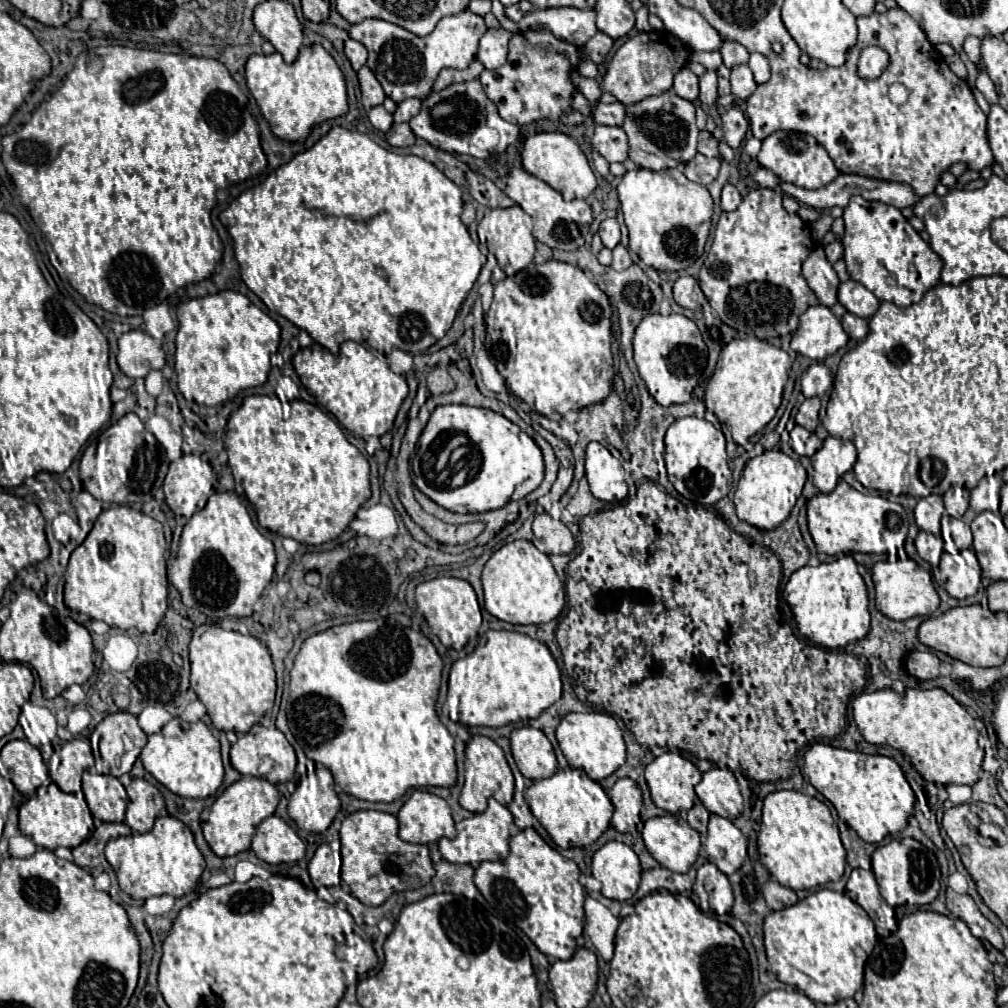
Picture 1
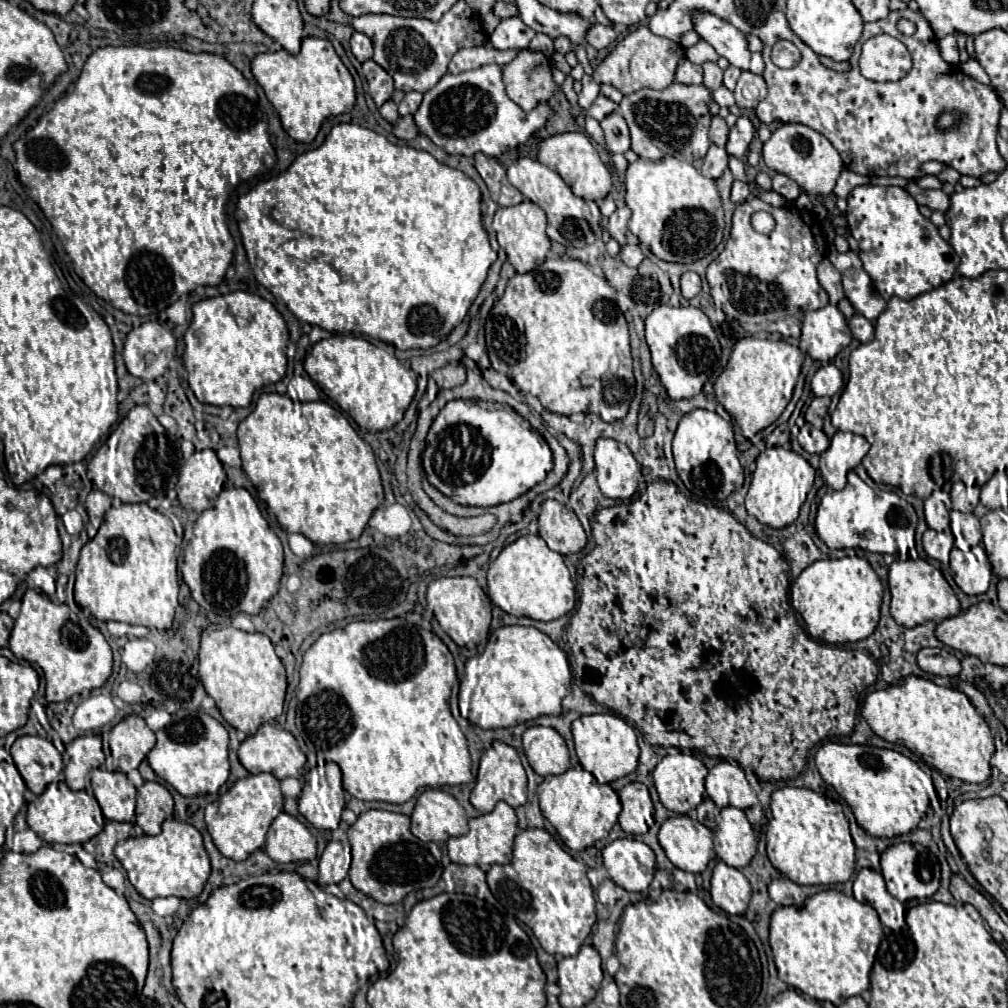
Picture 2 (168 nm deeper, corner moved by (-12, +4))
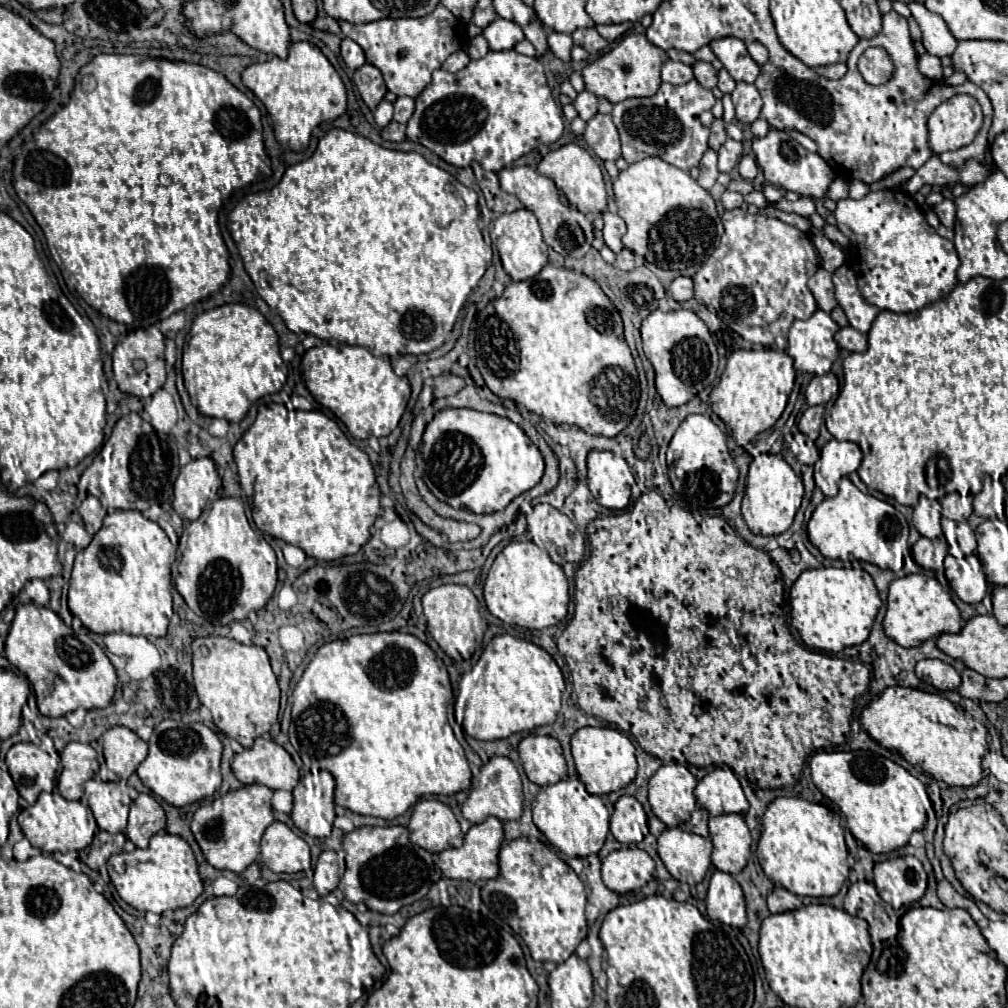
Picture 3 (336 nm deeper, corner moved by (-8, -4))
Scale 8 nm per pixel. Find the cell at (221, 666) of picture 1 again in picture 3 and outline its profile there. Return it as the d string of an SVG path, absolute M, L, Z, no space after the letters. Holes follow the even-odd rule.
M196 638L192 642L192 658L194 688L200 704L212 712L212 720L220 732L250 748L254 738L272 728L280 708L280 688L266 650L230 638Z

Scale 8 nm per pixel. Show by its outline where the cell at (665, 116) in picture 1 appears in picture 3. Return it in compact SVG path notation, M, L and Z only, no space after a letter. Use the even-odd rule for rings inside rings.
M690 80L680 86L664 82L650 98L628 98L614 104L612 118L622 140L622 158L632 164L648 156L658 156L684 172L698 166L702 154L708 150L714 102L716 98L708 88Z

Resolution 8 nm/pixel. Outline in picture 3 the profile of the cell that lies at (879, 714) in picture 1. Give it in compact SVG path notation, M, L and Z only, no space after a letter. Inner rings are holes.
M890 686L860 716L862 728L880 746L896 750L910 764L920 764L924 772L948 786L976 786L982 780L982 756L986 752L986 726L968 718L950 700L916 688Z

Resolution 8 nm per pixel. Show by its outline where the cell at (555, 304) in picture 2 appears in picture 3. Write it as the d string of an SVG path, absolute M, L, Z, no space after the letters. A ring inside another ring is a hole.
M546 264L534 278L506 286L500 298L494 298L480 310L474 332L478 370L498 398L522 404L542 420L578 426L586 434L596 436L612 438L630 424L640 398L636 364L624 340L616 306L588 276Z

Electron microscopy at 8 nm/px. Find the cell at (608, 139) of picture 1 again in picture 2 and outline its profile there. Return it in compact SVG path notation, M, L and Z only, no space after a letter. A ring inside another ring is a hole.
M612 112L610 116L606 116L606 120L602 120L600 126L604 130L606 146L610 152L626 154L630 150L630 132L620 112Z

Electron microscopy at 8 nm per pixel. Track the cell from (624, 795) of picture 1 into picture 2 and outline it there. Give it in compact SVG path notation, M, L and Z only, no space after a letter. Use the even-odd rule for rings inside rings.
M632 782L620 792L622 812L618 822L626 834L646 834L648 822L654 814L654 806L650 800L650 792L642 782Z

